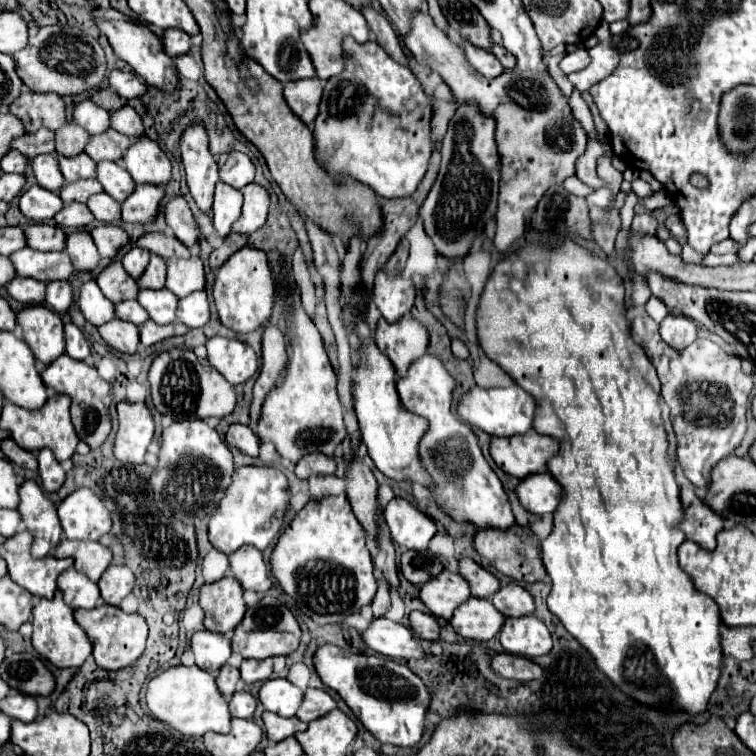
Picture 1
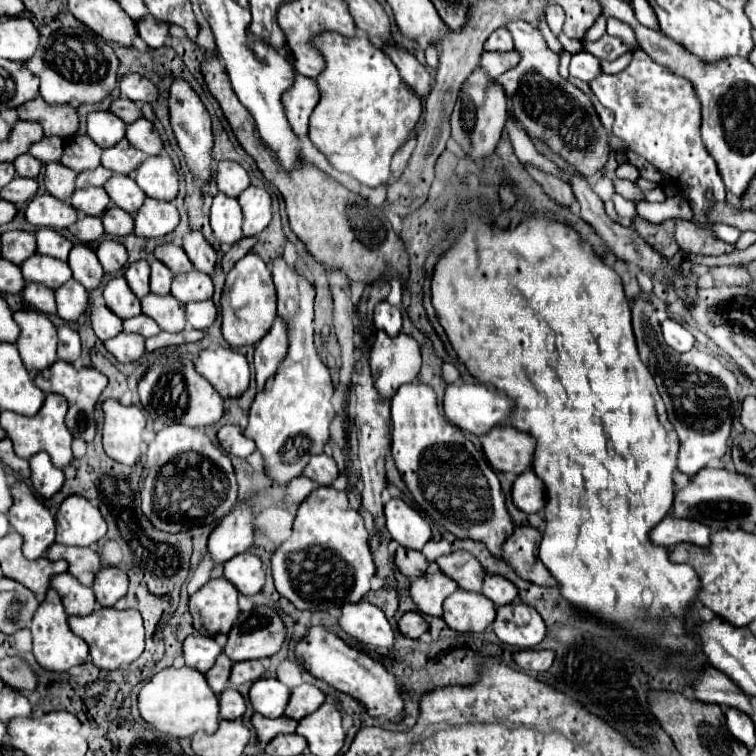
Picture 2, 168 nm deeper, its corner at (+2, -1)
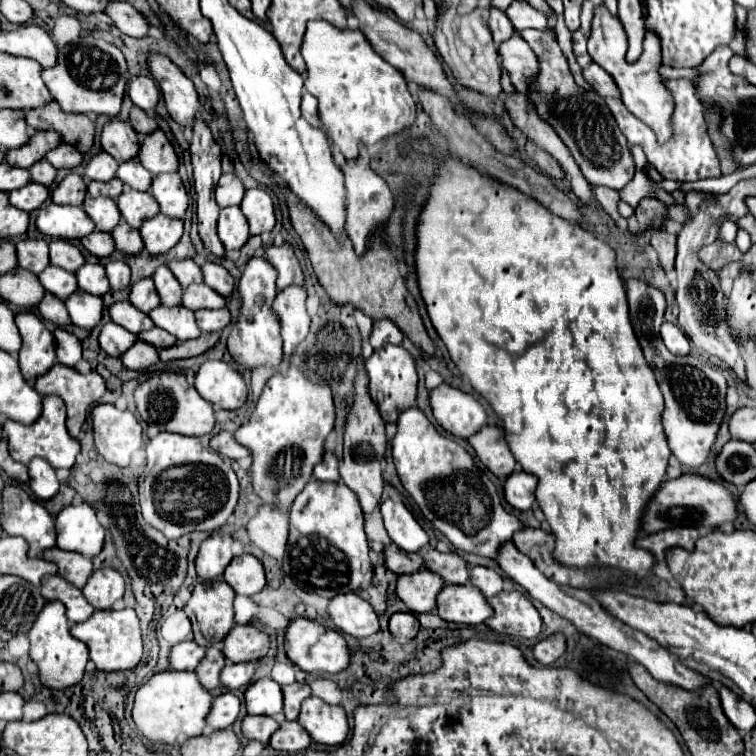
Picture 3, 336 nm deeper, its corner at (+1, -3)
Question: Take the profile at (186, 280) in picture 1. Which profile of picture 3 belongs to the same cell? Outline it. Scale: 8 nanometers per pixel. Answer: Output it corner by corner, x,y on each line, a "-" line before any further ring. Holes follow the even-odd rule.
202,283
202,285
190,285
188,289
184,289
182,305
192,309
192,311
220,309
220,307
226,307
226,299

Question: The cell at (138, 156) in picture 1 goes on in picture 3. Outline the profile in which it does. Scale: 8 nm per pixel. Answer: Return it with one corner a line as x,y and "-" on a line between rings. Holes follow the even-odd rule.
162,173
152,181
152,195
160,205
160,213
176,219
184,219
188,209
186,189
178,173

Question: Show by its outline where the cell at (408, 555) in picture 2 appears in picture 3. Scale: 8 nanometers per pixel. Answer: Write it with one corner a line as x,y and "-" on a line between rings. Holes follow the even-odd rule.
390,543
384,547
384,565
396,575
416,573
422,567
422,557
418,553
404,553
398,545

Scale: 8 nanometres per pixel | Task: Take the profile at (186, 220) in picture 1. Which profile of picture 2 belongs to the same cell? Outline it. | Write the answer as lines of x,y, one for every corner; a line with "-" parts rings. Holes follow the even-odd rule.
191,229
189,233
183,235
183,249
187,253
187,257
191,259
193,267
197,267
203,273
213,273
215,261
217,261
217,253
211,247
211,243
203,237
201,231

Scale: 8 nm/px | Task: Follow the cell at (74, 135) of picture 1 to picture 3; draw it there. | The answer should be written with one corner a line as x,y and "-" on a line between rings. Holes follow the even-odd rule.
106,151
96,153
88,159
86,163
86,181
110,181
112,177
116,177
116,165
120,165
112,155
108,155

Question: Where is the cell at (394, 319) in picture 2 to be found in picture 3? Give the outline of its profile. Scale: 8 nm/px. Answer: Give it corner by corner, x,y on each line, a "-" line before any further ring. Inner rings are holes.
384,319
382,321
374,321
374,329
372,329
372,335
370,335
372,349
380,349
386,343
400,345
402,339
404,339
402,331
392,321
384,321

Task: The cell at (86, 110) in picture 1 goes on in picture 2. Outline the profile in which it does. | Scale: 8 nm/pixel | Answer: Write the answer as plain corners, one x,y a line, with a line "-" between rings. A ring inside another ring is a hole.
93,111
87,115
87,135
99,147
113,147
125,137
125,123
111,111

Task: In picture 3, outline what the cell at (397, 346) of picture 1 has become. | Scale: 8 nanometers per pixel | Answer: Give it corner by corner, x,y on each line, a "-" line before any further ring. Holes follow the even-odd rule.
384,345
382,349
374,351
370,359
366,359
366,373
368,373
368,391
378,407
382,419
386,423
396,423
398,415
404,409
410,409
416,405
416,385
418,385
418,373
412,355
400,347
400,345

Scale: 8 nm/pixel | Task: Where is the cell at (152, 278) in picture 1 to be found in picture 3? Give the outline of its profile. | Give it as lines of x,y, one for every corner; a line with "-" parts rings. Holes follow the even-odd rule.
158,267
156,273
154,273
154,283
156,283
156,289
158,289
158,295
162,299
162,305
180,305
182,301
182,295
184,295
184,289
180,287
180,283
176,281
176,277
172,275
172,271
168,267

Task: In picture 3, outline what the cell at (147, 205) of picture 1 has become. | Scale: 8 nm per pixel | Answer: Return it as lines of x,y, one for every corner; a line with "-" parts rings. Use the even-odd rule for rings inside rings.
162,213
144,221
144,225
140,227
140,235
144,239
146,251
152,255
168,253
180,241
182,231
184,231
184,227
182,227
180,219
166,217

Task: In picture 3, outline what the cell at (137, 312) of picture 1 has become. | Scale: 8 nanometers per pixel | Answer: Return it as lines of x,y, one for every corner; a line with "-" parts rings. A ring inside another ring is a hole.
154,327
154,329
150,329
150,331
144,331
144,333
140,333
138,337
140,337
142,341
158,347
158,349
168,349
168,347
172,347
172,345
178,341
178,339
172,337
168,331
158,329
158,327

